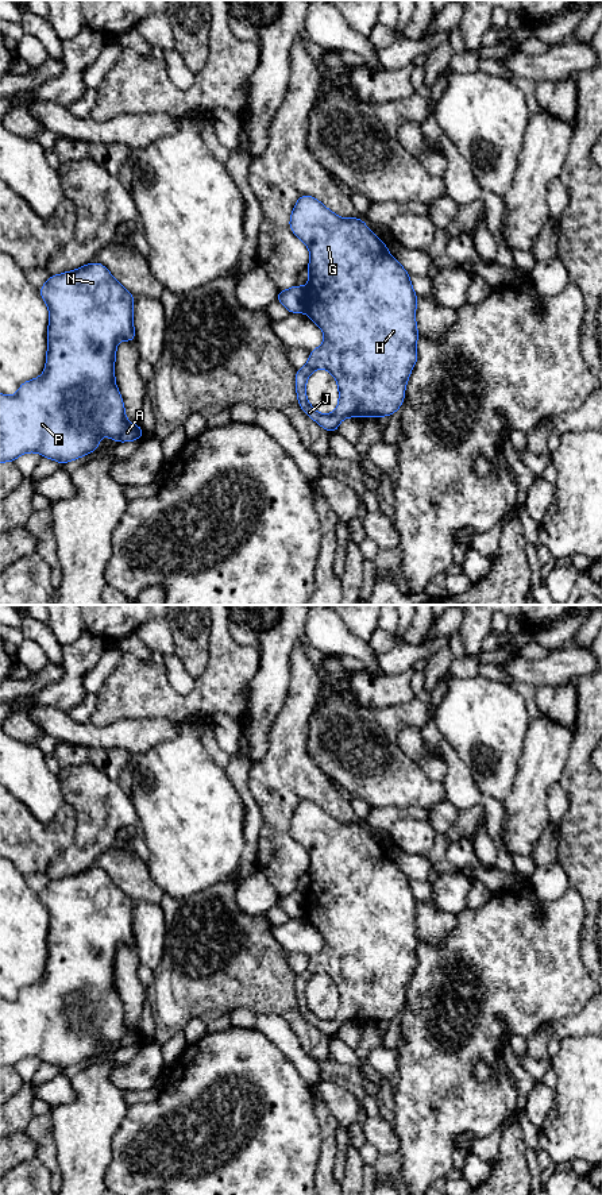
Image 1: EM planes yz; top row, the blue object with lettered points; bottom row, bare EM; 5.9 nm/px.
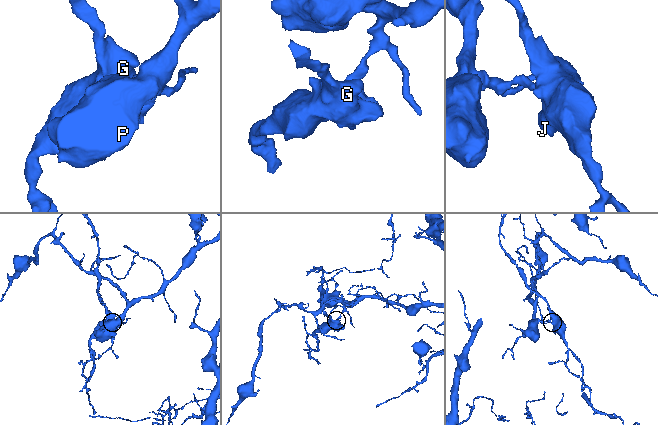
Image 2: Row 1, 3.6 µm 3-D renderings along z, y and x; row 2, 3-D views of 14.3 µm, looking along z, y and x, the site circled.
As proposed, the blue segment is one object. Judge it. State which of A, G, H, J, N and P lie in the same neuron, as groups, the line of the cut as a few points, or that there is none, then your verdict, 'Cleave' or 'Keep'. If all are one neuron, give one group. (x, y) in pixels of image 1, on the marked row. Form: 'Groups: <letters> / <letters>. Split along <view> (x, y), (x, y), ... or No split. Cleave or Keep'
Groups: A N P / G H J. Split along yz (303, 288), (304, 311). Cleave

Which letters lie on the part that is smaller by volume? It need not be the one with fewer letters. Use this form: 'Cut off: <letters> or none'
Cut off: G, H, J

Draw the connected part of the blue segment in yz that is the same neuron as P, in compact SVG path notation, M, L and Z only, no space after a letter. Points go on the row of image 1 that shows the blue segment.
M97 262L50 275L39 294L50 312L46 367L40 377L20 383L15 396L0 393L0 463L13 462L22 454L35 451L63 464L93 452L100 444L101 435L119 443L146 437L139 424L127 421L124 402L115 383L116 346L120 339L136 339L132 294Z

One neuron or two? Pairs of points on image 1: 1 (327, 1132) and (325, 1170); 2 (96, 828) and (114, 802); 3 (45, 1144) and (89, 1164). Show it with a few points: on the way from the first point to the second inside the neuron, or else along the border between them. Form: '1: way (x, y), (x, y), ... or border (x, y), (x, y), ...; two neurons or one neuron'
1: way (328, 1141), (327, 1160); one neuron
2: way (97, 821), (107, 809); one neuron
3: border (50, 1129), (62, 1180); two neurons

